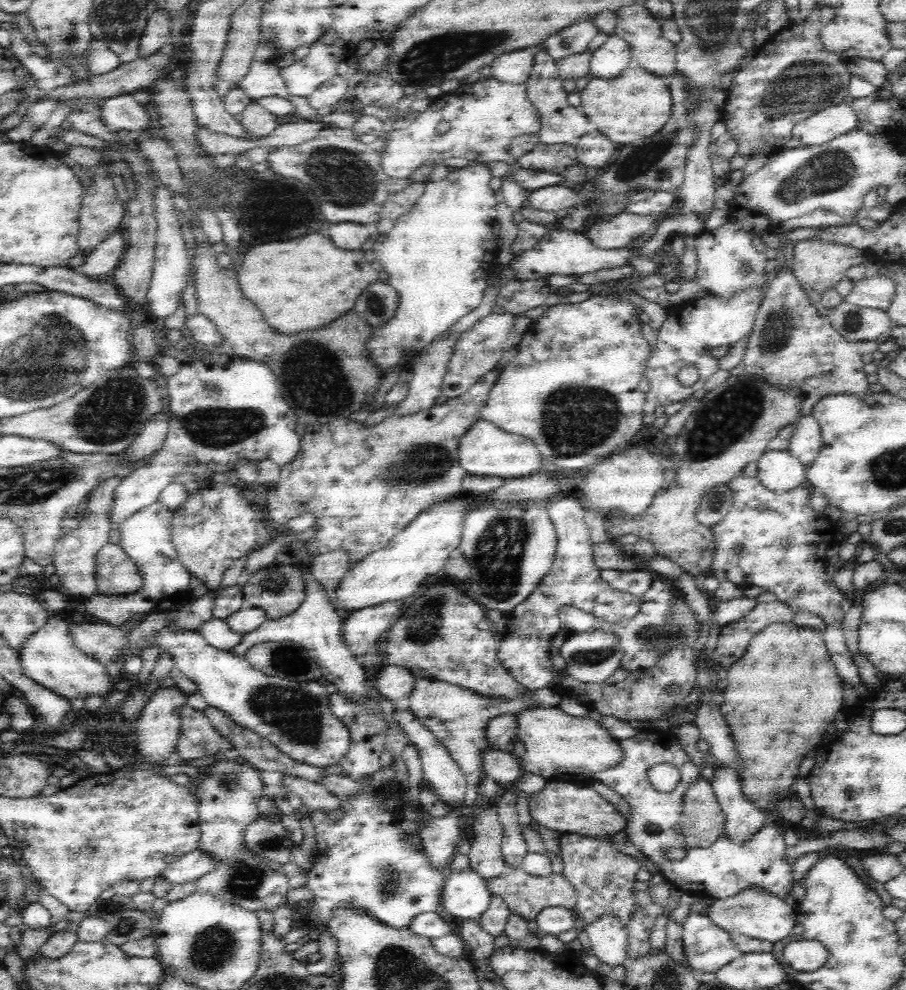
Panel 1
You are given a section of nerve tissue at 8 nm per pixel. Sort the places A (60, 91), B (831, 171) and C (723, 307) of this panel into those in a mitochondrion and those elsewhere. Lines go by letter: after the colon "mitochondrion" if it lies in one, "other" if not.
A: other
B: mitochondrion
C: other

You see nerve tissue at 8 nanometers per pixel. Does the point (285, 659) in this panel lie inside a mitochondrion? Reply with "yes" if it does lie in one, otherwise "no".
yes

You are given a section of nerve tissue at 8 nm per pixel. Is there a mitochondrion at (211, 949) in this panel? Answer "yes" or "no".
yes

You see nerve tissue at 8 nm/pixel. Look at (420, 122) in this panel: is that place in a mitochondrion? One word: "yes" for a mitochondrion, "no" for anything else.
no

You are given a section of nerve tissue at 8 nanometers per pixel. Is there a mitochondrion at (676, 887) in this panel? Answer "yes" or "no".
no

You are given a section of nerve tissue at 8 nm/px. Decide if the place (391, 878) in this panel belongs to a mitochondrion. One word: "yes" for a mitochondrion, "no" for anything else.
yes

